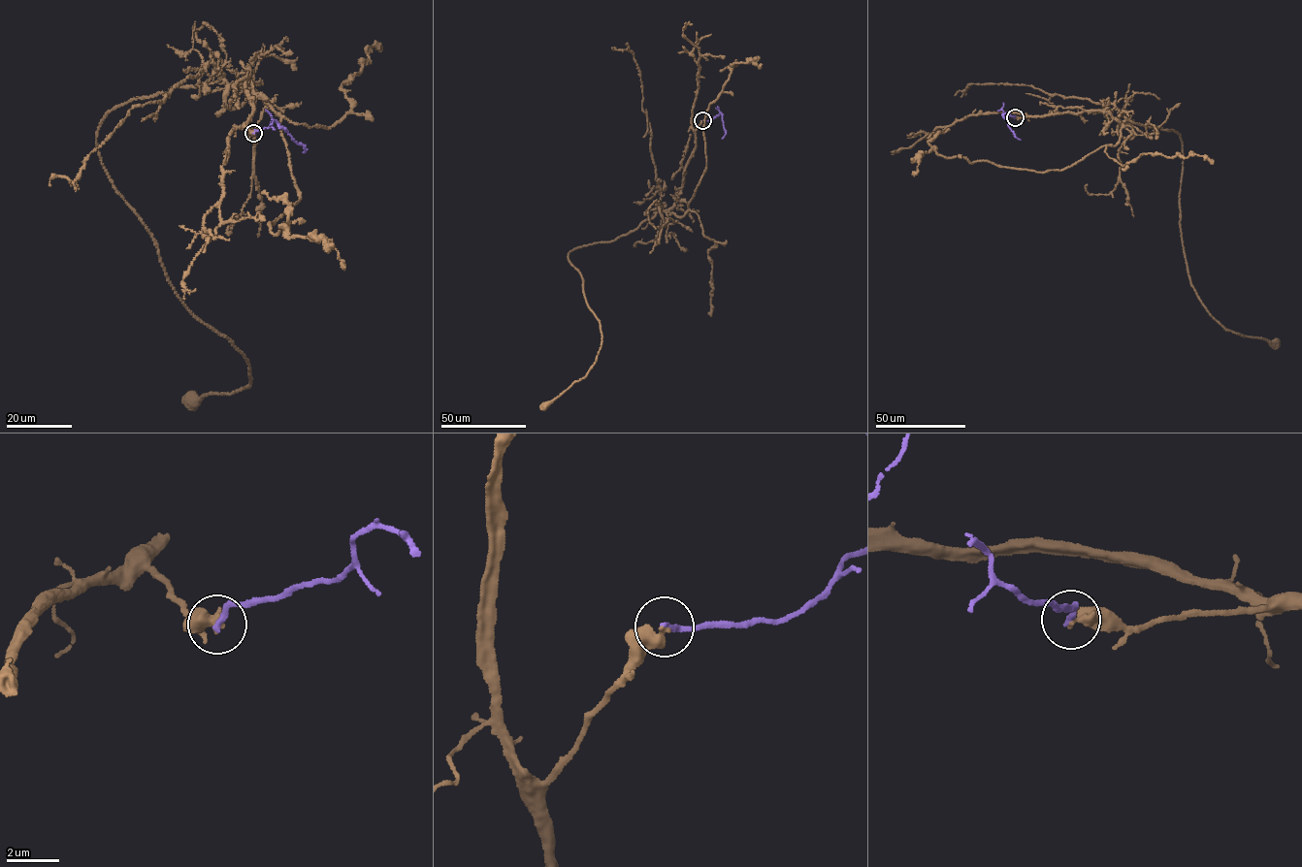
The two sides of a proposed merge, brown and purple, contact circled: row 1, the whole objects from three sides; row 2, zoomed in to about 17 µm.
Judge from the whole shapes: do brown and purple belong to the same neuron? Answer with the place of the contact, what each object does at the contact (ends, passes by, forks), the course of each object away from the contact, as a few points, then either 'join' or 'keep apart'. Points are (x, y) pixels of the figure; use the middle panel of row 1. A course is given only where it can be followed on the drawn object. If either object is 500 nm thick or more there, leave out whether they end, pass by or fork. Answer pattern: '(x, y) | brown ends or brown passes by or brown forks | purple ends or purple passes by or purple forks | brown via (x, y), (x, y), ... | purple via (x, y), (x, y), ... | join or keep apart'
(702, 120) | brown ends | purple ends | brown via (702, 121), (675, 204), (610, 241), (568, 254), (600, 324), (600, 350), (587, 374), (543, 404) | purple via (702, 121), (721, 113), (726, 134), (722, 139) | keep apart

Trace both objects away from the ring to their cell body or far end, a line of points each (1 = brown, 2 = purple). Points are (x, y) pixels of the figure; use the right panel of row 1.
1: (1015, 117), (1104, 111), (1122, 124), (1176, 132), (1190, 282), (1221, 326), (1275, 342)
2: (1015, 117), (1008, 112), (1003, 115), (1015, 137), (1021, 140)

